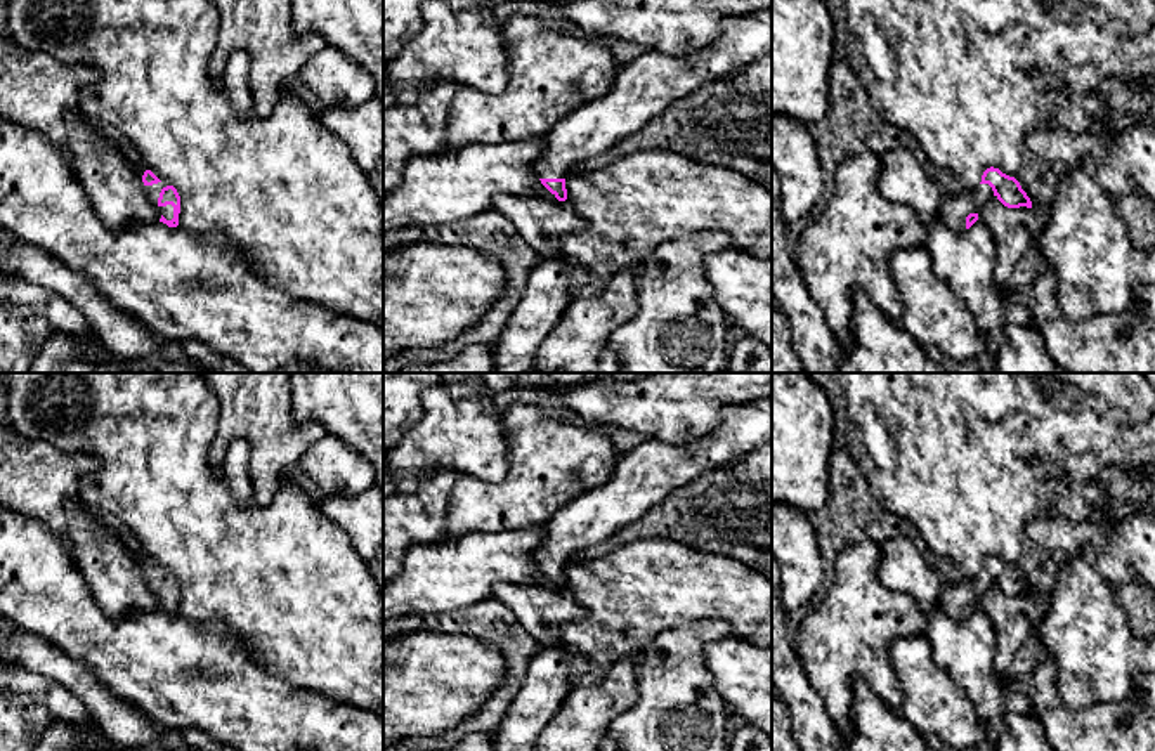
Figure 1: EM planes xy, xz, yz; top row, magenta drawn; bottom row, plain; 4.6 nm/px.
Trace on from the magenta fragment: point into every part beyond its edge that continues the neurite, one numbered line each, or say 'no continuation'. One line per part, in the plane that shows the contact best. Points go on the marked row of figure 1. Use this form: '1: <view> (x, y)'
1: xy (153, 191)

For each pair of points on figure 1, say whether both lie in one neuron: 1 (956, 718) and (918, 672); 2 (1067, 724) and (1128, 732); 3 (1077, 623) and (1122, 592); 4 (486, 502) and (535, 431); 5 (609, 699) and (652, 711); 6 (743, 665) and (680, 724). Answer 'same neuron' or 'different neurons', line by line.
1: same neuron
2: same neuron
3: different neurons
4: same neuron
5: different neurons
6: different neurons

